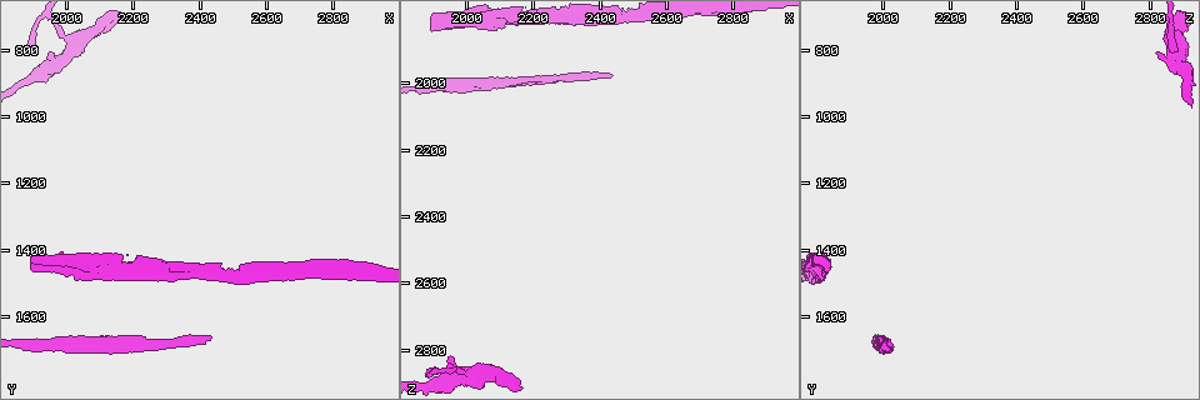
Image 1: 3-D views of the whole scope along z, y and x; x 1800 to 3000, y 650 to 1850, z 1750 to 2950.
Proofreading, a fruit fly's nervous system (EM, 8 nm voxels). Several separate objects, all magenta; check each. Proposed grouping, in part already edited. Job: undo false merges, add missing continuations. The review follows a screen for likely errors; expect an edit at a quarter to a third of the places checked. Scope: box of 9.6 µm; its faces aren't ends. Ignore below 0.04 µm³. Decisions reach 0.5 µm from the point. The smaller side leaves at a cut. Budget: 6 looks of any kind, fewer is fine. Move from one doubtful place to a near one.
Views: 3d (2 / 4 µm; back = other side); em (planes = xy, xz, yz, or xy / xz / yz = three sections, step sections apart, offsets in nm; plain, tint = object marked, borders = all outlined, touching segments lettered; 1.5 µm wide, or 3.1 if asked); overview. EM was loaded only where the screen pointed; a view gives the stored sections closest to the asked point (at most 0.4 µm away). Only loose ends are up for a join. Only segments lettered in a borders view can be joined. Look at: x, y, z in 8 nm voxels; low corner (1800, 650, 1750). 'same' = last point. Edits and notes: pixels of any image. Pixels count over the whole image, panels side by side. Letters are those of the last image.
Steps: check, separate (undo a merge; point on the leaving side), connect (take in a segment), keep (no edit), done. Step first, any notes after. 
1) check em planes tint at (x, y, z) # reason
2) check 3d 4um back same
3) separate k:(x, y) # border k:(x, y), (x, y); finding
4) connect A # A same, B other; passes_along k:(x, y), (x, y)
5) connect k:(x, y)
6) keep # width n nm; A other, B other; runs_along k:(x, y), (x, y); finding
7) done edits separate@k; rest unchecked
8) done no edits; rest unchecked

check 3d 2um at (2030, 780, 2870) # branch point

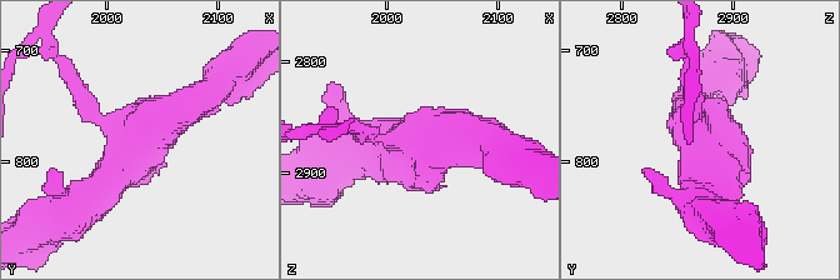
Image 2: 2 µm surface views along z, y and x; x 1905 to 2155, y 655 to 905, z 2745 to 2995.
check em xz step 8 borders at (2026, 782, 2870)

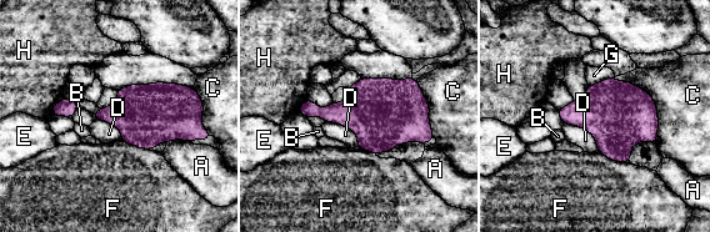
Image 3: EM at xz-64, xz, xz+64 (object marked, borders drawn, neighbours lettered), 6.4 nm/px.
keep # width 420 nm; A other, B other, C other, D other, E other, F other, G other, H other; border 3:(614, 77), (655, 102), (656, 141); one cell here

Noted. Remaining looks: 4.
check 3d 2um at (1890, 1450, 1850) # free end

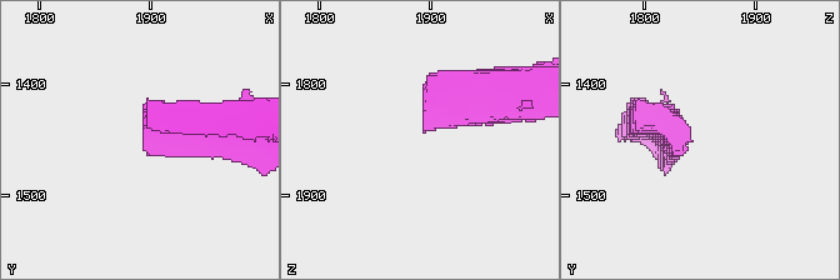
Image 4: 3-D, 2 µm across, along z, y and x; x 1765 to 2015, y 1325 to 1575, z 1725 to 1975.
check em planes plain at (1894, 1452, 1840) # shape alone is not enough

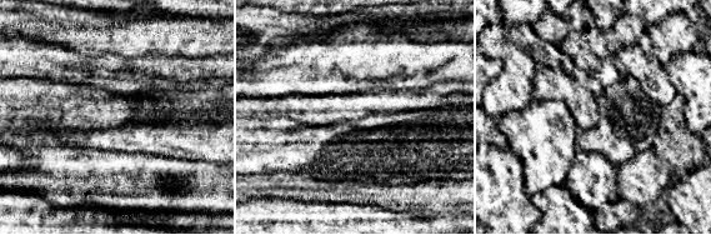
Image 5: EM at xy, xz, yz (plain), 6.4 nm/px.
check em planes borders same # see the neighbours

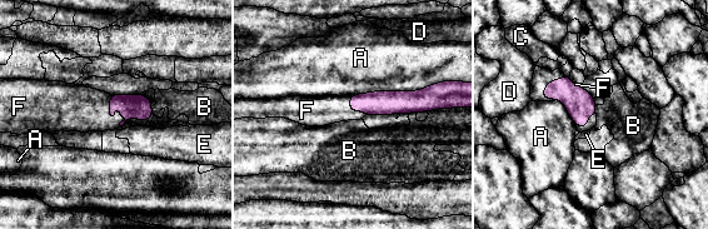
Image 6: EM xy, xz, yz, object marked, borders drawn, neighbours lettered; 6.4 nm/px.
connect F # A other, B other, C other, D other, E other, F same; it goes on there

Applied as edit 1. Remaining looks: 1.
check em planes borders at (2440, 1660, 1990)

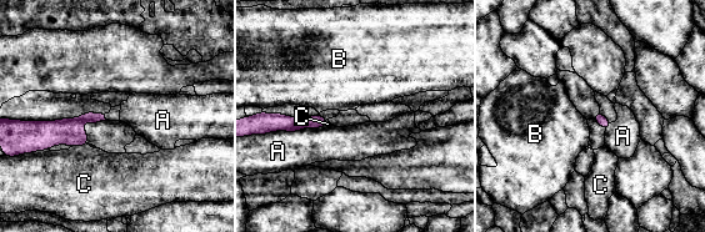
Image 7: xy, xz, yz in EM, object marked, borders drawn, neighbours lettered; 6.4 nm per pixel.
keep # A other, B other, C other; border 7:(325, 125), (273, 132); no lettered segment goes on from it

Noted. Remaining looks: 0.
done edits connect@6; rest unchecked

